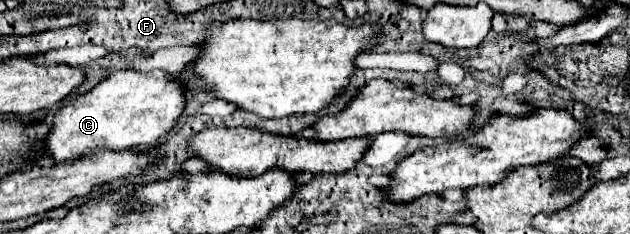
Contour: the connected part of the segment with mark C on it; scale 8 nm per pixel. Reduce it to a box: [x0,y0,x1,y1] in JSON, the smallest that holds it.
[48,70,186,162]

